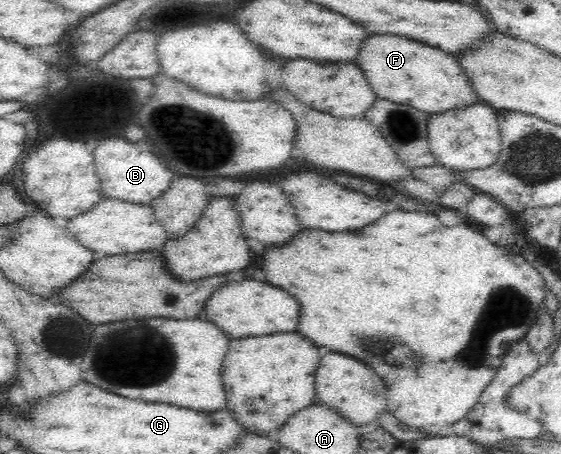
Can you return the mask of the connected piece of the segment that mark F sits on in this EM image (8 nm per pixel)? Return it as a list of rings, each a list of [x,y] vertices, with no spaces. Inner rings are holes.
[[[371,35],[361,45],[357,65],[365,71],[367,82],[377,97],[394,103],[409,104],[427,115],[461,110],[481,102],[473,93],[467,75],[453,55],[429,47],[426,43],[415,43],[413,39],[398,35]]]

